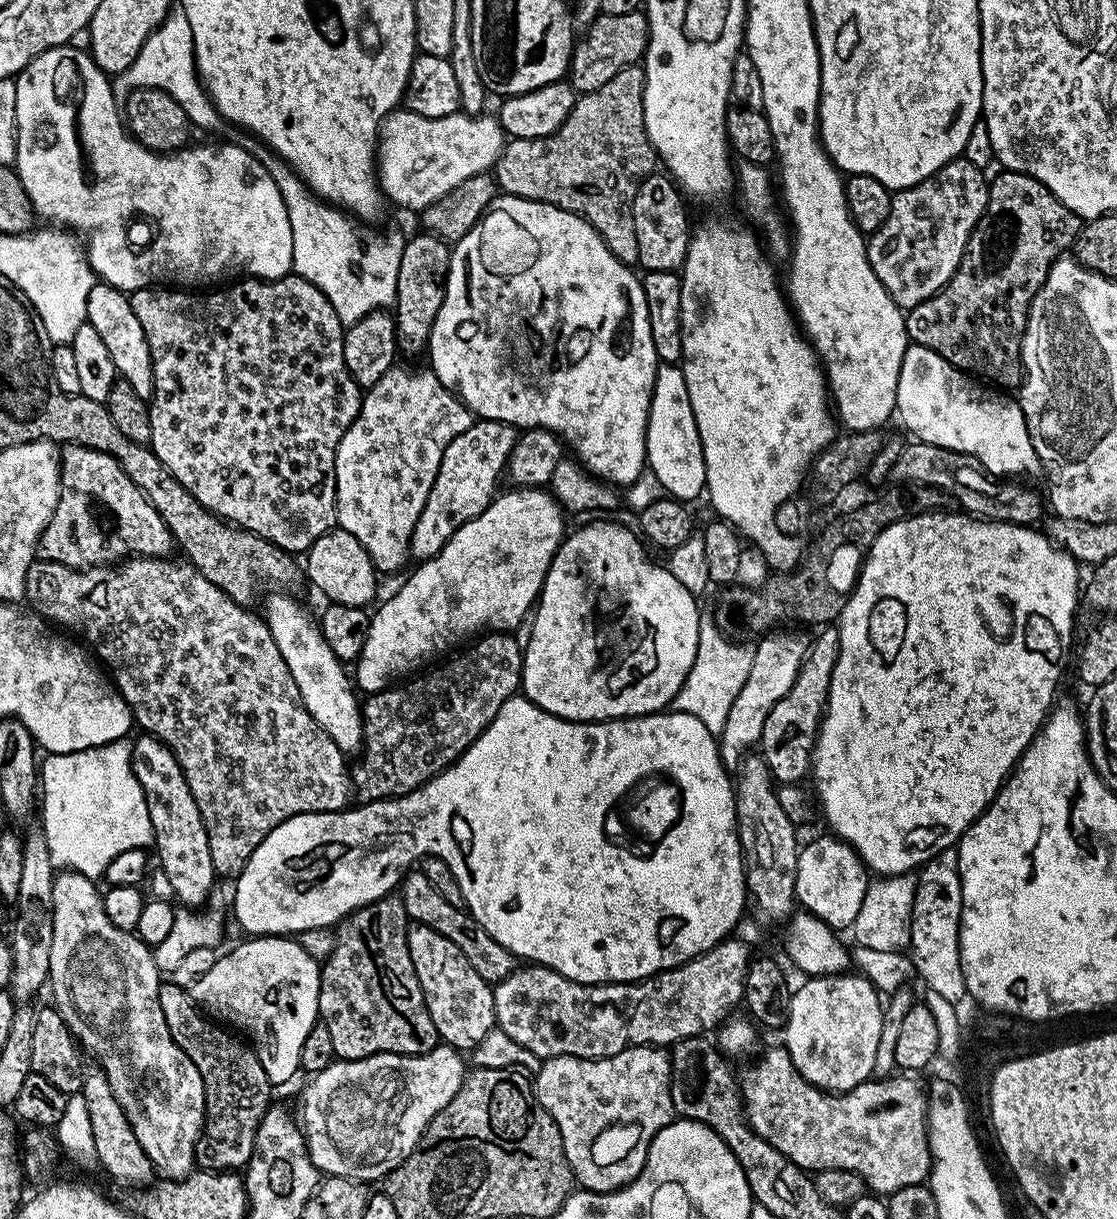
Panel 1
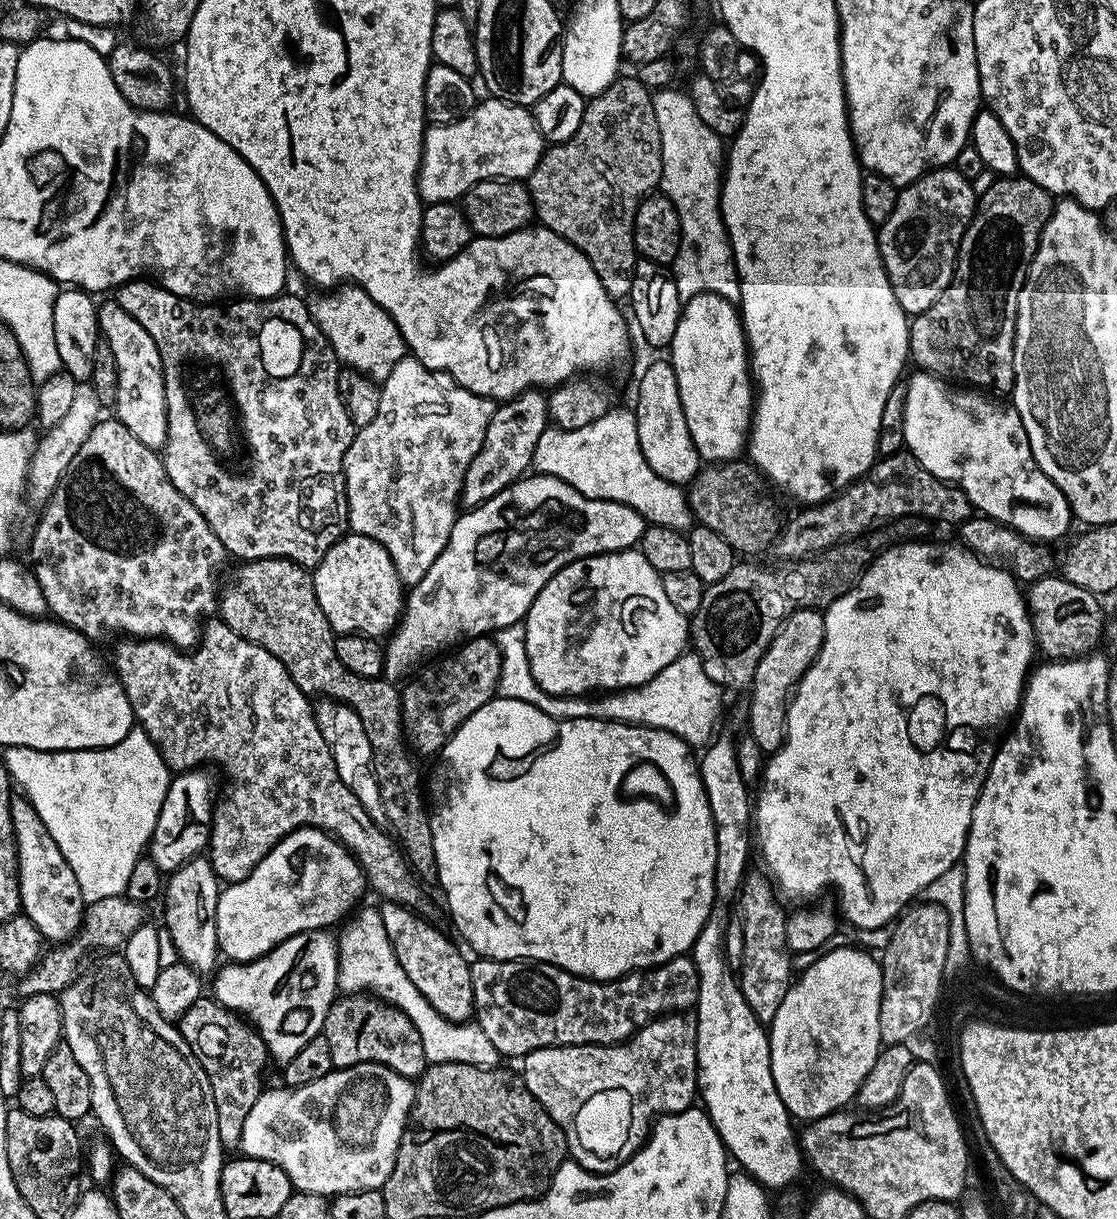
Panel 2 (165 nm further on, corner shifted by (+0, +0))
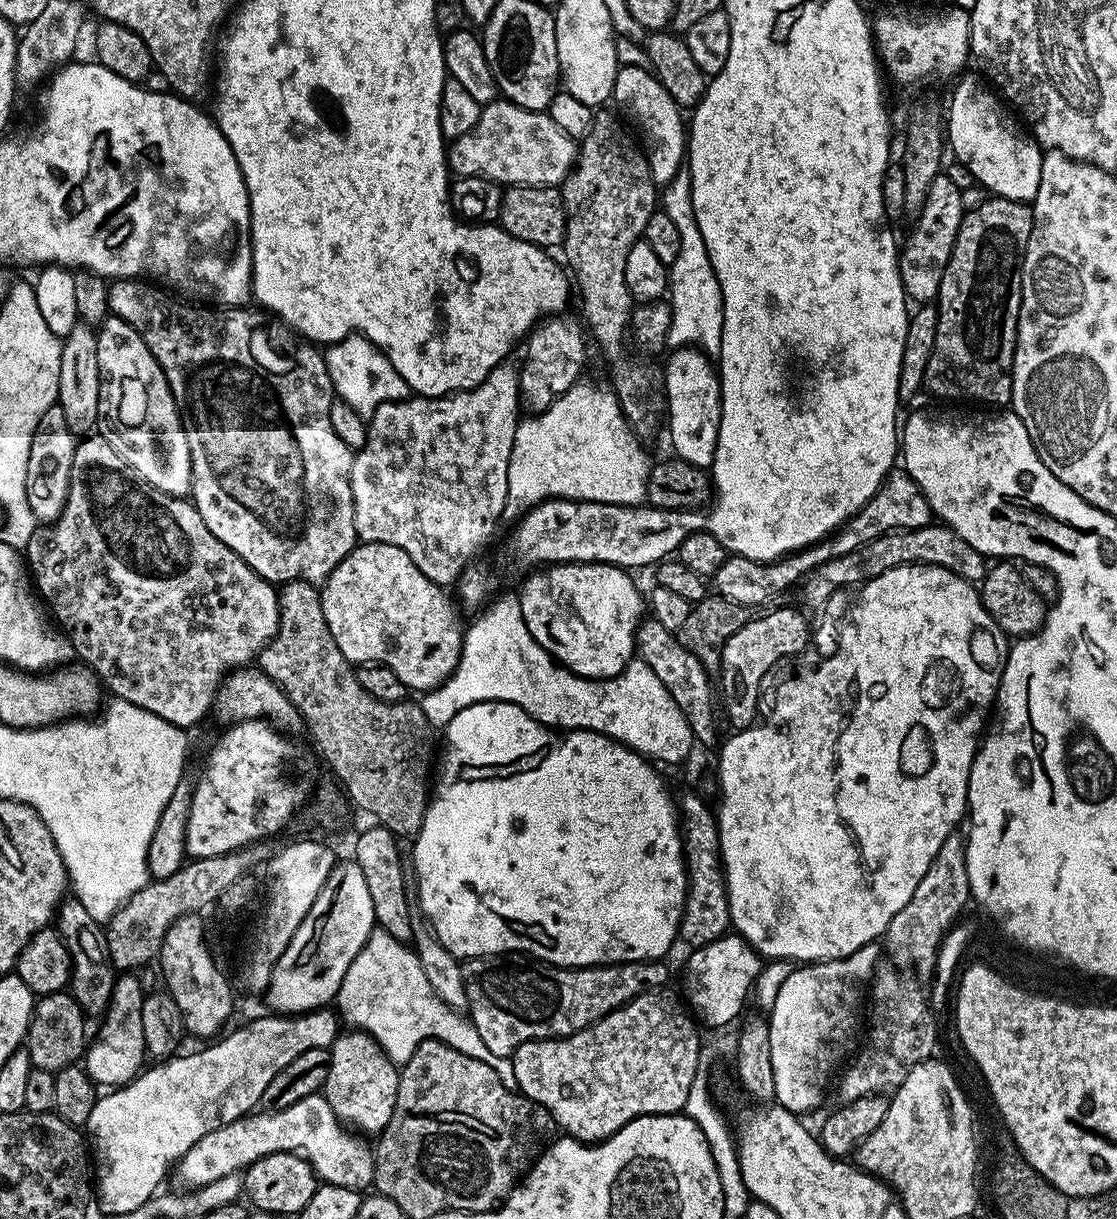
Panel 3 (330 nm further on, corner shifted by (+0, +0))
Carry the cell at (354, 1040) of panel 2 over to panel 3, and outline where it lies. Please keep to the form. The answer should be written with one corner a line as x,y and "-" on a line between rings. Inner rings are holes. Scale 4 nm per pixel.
341,1031
332,1043
330,1074
326,1074
322,1094
326,1102
330,1102
334,1114
345,1125
357,1124
361,1133
379,1134
390,1122
390,1114
394,1114
394,1102
398,1098
400,1085
400,1068
367,1032
344,1031

